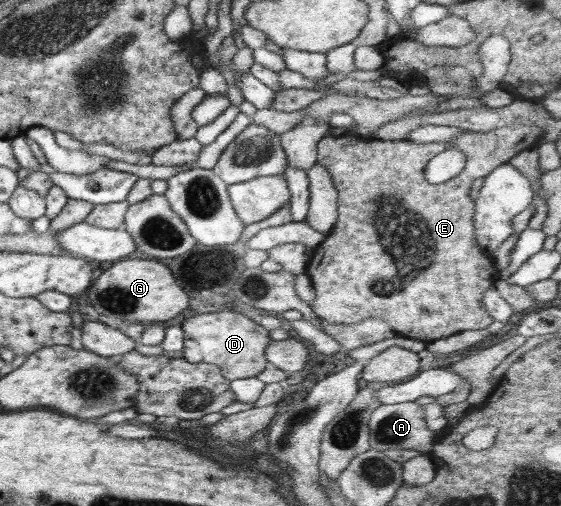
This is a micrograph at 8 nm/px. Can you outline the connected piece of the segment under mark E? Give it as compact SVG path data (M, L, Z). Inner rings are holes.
M535 123L510 124L504 127L497 127L492 131L478 134L472 131L461 131L453 141L441 141L440 143L414 143L410 140L402 141L386 141L383 139L366 138L356 134L354 130L346 131L342 135L324 136L317 145L317 163L328 168L336 193L338 193L337 212L338 217L334 229L321 241L312 252L312 257L307 262L305 273L312 280L312 287L315 291L315 300L310 303L312 311L328 323L343 323L343 325L351 326L369 317L379 317L388 322L388 325L395 331L396 335L417 339L423 342L432 342L443 337L454 335L464 330L484 329L493 322L492 317L486 311L483 304L483 293L495 285L498 280L499 270L496 268L494 259L488 255L479 245L475 238L474 214L475 201L470 198L470 189L472 181L478 177L486 177L495 167L508 163L511 157L524 150L536 147L538 138L542 130ZM450 148L456 148L462 151L466 156L465 168L456 177L445 181L444 183L431 184L424 177L424 168L434 155L442 153Z

